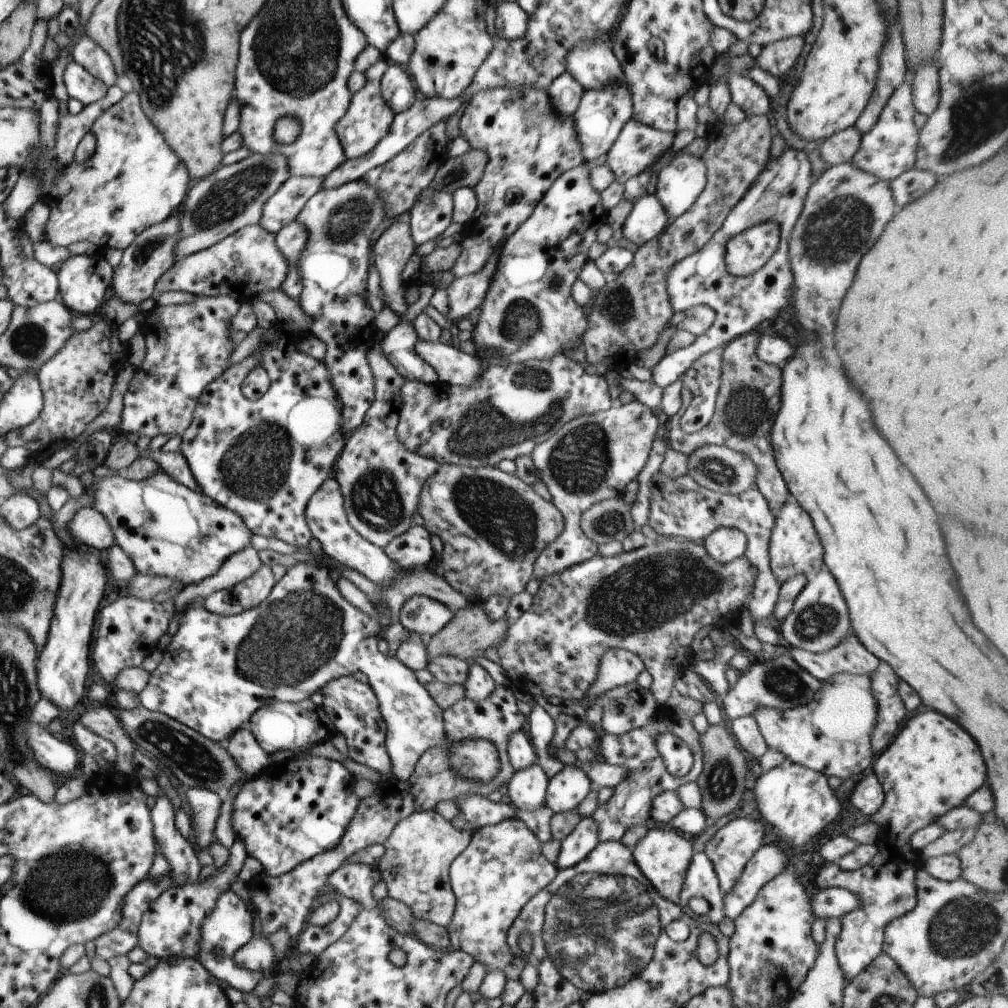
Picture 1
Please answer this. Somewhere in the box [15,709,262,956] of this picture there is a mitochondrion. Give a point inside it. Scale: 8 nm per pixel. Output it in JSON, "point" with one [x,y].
{"point":[83,880]}

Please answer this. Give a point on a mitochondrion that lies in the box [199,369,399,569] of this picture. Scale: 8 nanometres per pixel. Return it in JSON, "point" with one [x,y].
{"point":[255,466]}

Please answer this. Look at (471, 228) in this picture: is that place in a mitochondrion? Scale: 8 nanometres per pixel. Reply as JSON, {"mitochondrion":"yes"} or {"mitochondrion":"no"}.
{"mitochondrion":"no"}

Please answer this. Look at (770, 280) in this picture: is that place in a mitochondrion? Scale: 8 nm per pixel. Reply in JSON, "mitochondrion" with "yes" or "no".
{"mitochondrion":"no"}

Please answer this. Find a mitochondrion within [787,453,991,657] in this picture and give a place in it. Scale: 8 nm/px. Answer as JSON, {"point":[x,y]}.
{"point":[816,622]}

